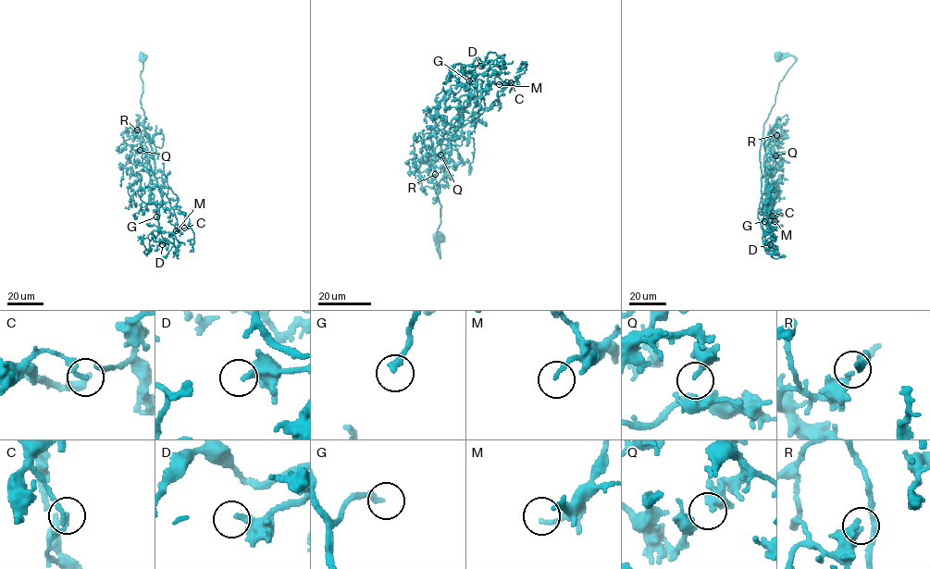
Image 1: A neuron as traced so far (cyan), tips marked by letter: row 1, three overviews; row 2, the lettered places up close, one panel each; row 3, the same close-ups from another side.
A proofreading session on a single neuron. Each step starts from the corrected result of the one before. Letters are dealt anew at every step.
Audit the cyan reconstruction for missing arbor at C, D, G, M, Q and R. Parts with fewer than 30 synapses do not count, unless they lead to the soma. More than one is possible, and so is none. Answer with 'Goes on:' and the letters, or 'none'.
Goes on: G

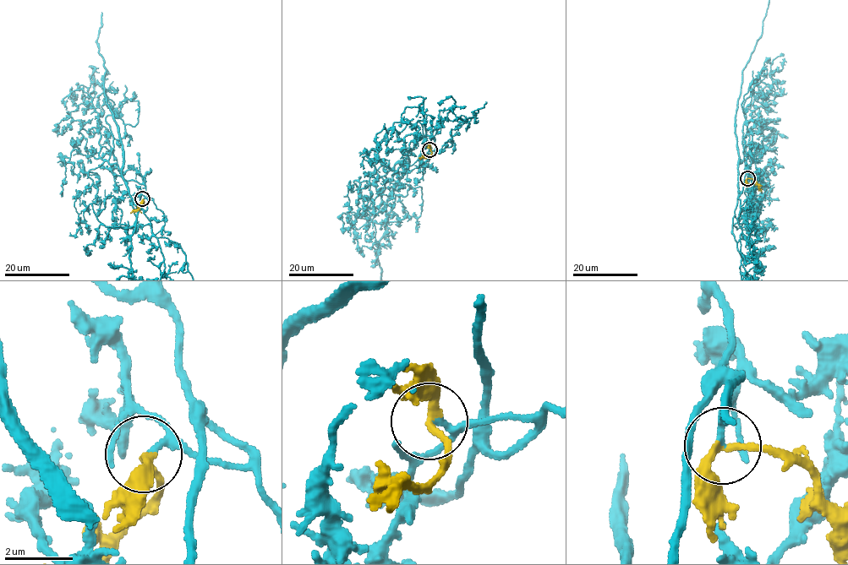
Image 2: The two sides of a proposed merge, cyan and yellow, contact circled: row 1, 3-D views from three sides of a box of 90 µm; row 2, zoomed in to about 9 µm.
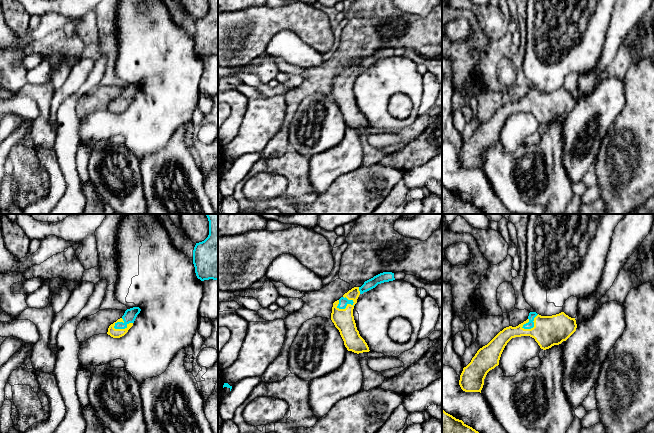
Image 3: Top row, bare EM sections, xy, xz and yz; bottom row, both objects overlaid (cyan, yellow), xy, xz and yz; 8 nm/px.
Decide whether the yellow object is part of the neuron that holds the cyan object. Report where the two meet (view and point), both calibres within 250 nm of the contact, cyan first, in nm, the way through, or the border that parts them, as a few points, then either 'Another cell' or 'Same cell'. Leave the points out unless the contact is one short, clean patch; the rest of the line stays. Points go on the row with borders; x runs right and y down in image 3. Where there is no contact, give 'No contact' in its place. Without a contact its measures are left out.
Touches cyan at xz (345, 307). Thickness 70 nm (cyan) against 170 nm. Same cell

